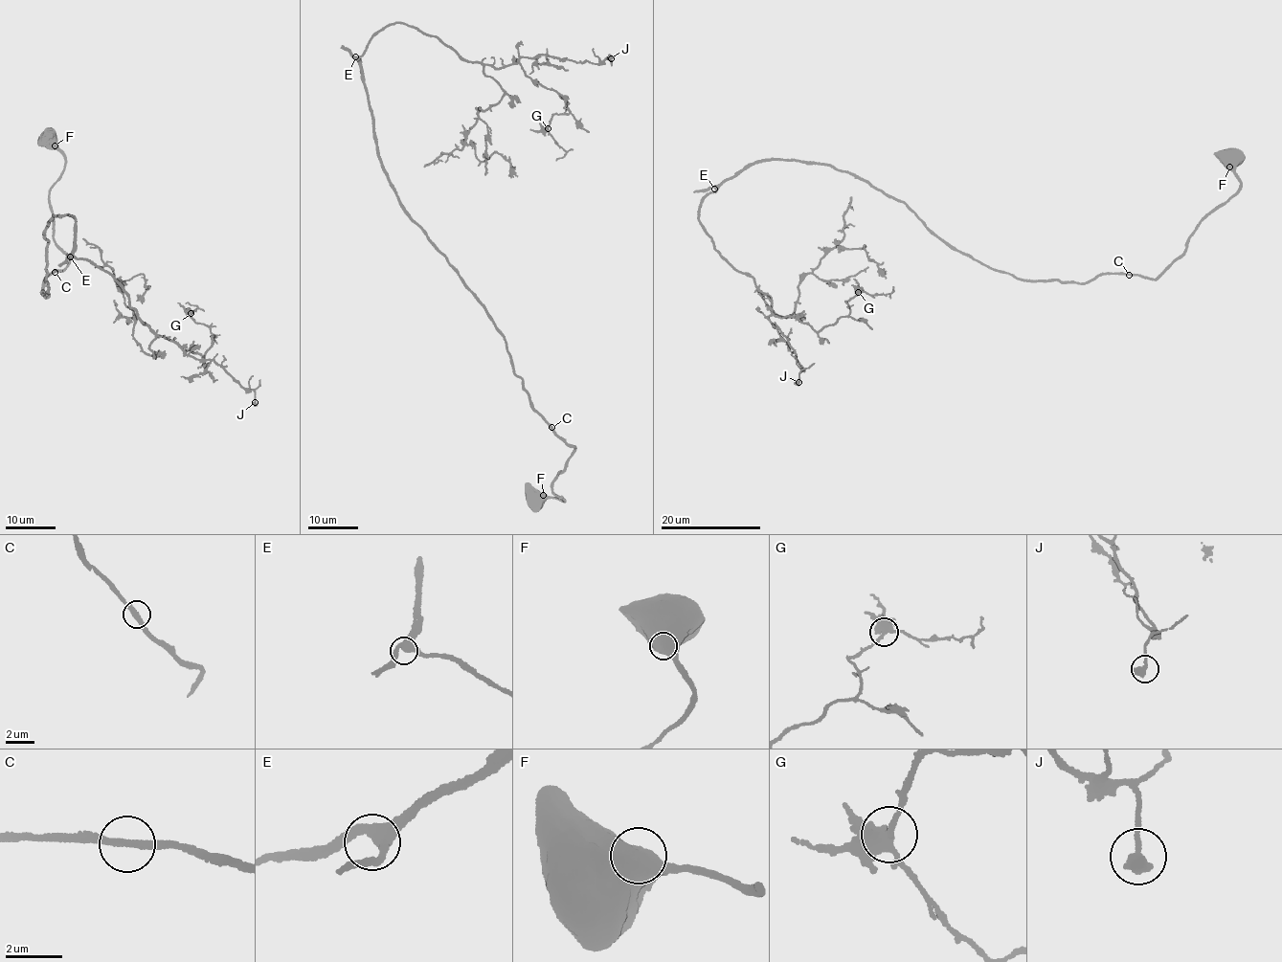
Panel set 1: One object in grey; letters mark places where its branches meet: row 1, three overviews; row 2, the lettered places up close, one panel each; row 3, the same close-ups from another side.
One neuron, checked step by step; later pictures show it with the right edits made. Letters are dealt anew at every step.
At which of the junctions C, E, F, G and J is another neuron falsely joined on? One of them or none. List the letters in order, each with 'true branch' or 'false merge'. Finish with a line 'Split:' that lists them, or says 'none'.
C: true branch
E: true branch
F: true branch
G: true branch
J: true branch
Split: none

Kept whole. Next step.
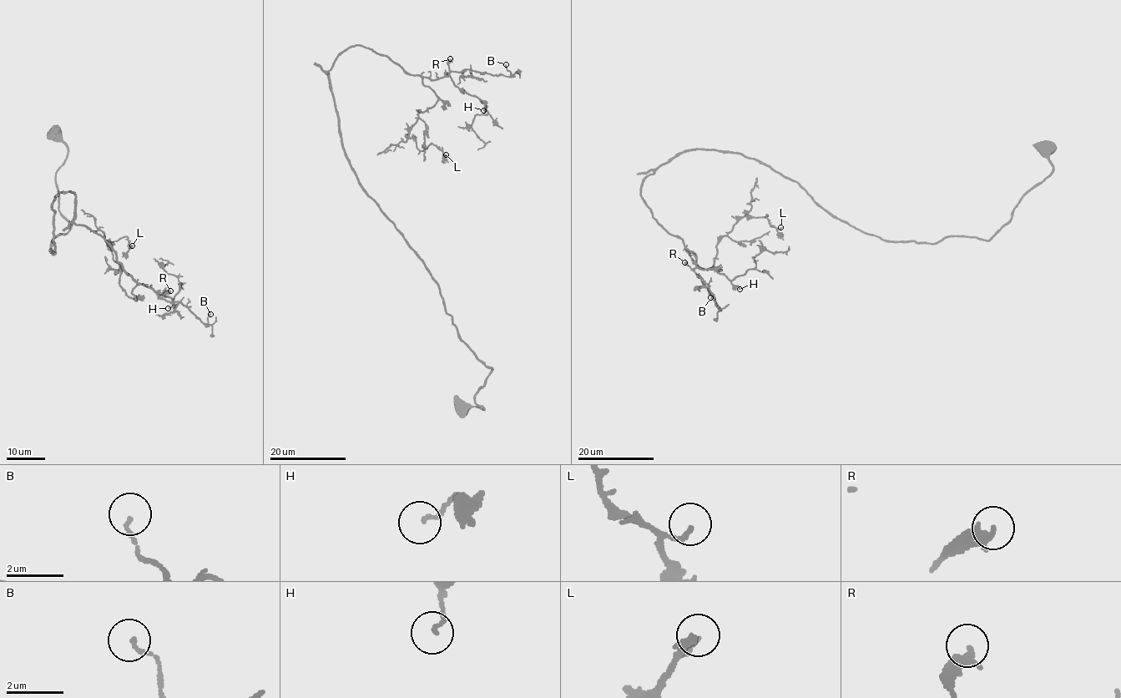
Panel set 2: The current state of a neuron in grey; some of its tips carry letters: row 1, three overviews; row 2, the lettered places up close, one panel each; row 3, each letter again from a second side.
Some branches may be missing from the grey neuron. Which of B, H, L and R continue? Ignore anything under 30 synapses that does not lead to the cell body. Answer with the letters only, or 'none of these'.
none of these

